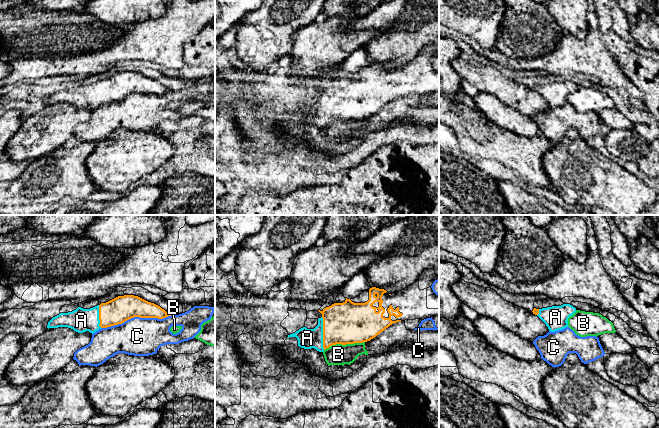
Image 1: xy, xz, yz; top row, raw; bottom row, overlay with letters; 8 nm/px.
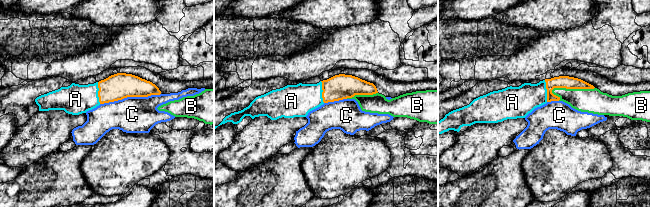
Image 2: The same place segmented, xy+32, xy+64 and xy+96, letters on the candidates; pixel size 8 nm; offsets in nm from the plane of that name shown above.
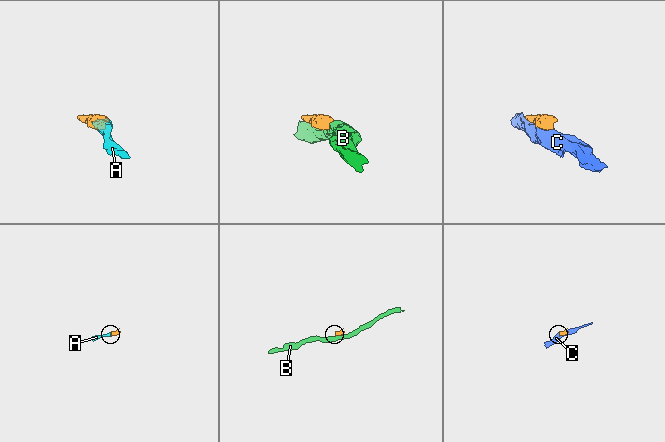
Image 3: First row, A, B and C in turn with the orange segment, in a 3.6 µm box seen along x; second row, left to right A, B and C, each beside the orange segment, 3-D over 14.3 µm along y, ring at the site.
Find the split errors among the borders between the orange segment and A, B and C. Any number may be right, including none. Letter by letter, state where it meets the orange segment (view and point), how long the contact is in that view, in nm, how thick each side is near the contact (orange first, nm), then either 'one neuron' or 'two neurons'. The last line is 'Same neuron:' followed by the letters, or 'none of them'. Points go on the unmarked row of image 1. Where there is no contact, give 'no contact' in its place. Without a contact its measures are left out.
A: meets orange in xz at (323, 109); contact 260 nm long; 340 nm thick on the orange side, 160 nm on the other; one neuron
B: meets orange in xz at (344, 120); contact 340 nm long; 340 nm thick on the orange side, 170 nm on the other; two neurons
C: meets orange in xy at (136, 92); contact 600 nm long; 200 nm thick on the orange side, 300 nm on the other; two neurons
Same neuron: A

